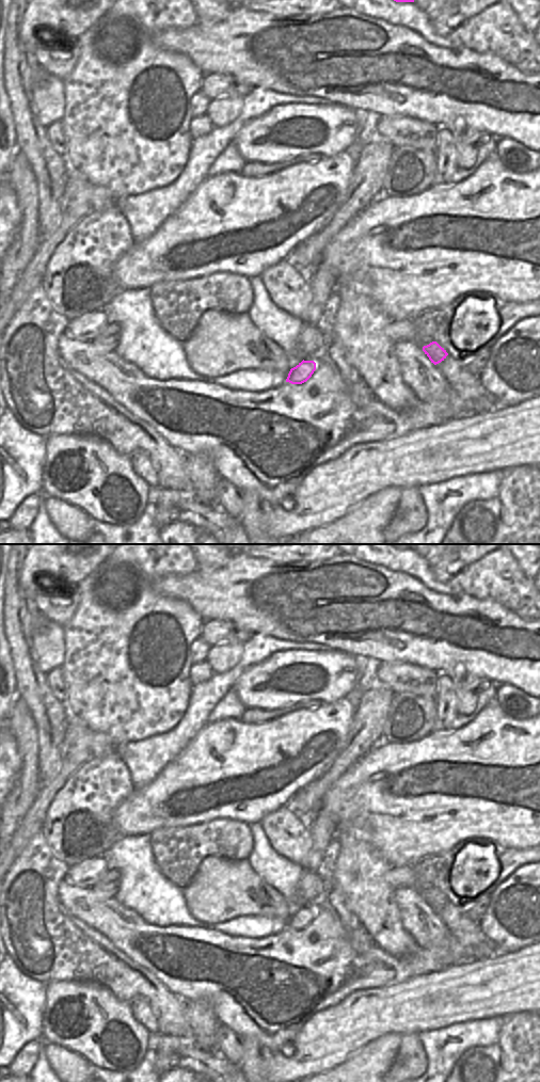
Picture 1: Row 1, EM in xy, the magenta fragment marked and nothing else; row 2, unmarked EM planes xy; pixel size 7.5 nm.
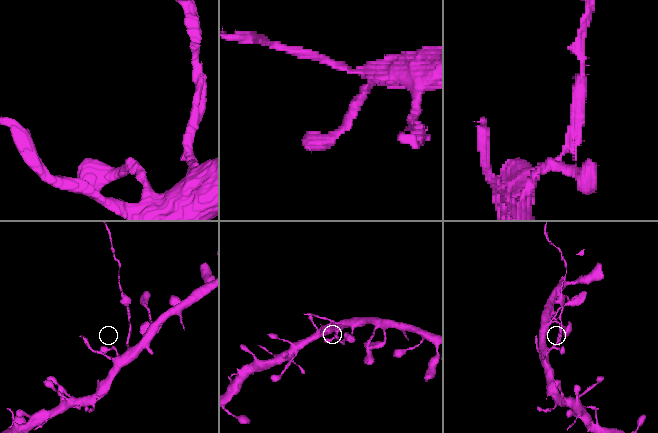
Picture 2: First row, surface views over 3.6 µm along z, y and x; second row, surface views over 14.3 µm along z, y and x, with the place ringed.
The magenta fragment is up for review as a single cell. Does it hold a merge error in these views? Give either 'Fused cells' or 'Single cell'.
Fused cells

